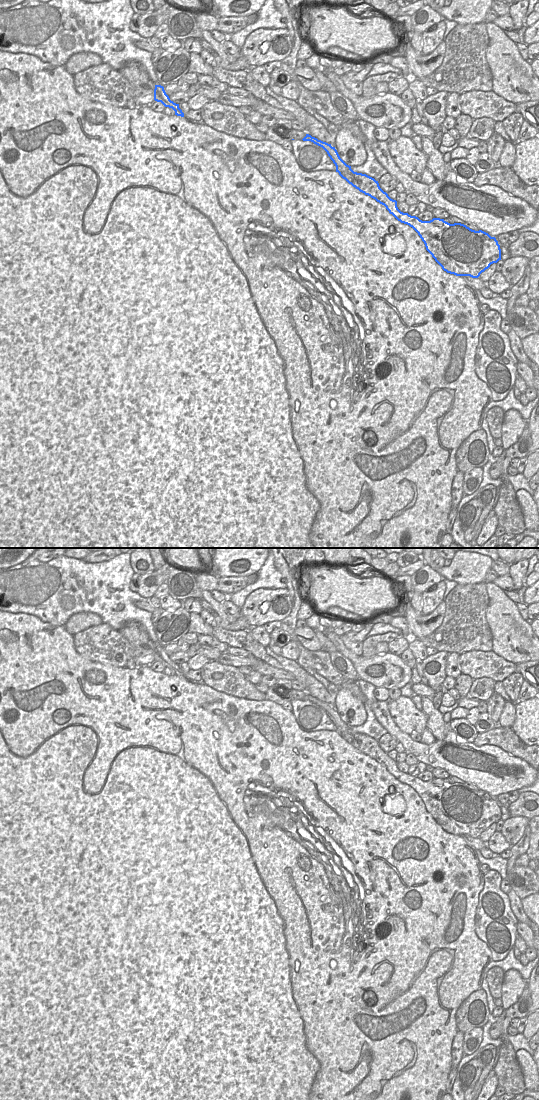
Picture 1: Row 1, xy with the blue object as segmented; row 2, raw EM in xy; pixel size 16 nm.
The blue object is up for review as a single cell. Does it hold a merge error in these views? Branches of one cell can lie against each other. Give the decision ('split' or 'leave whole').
leave whole

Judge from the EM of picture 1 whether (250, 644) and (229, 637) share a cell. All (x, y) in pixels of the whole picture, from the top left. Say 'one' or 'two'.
one

